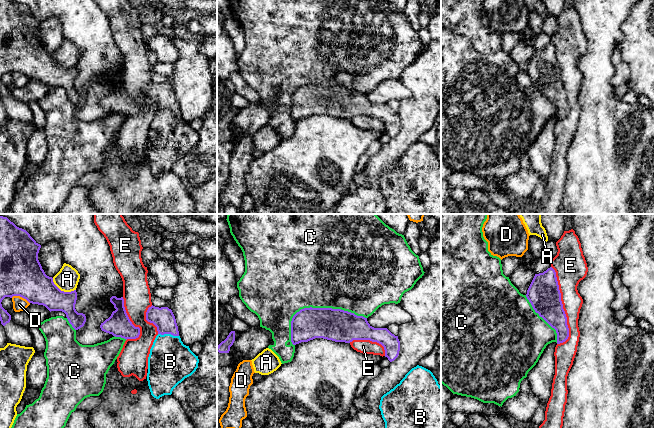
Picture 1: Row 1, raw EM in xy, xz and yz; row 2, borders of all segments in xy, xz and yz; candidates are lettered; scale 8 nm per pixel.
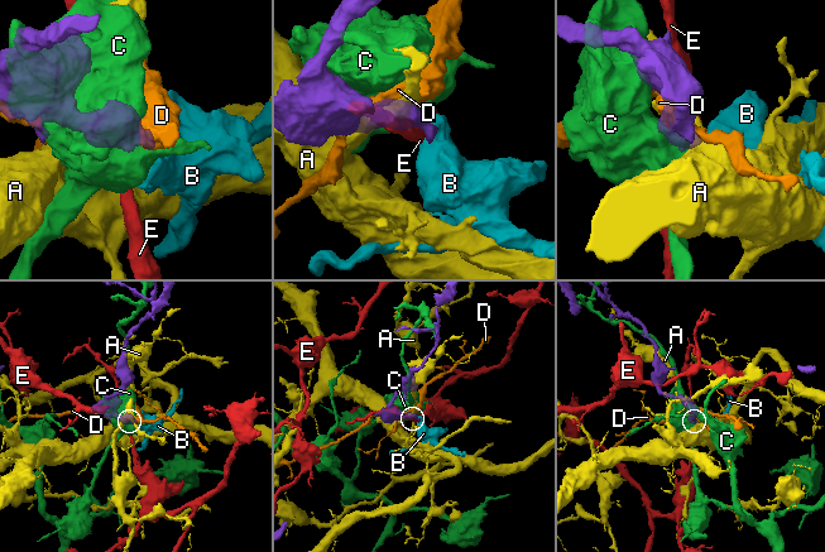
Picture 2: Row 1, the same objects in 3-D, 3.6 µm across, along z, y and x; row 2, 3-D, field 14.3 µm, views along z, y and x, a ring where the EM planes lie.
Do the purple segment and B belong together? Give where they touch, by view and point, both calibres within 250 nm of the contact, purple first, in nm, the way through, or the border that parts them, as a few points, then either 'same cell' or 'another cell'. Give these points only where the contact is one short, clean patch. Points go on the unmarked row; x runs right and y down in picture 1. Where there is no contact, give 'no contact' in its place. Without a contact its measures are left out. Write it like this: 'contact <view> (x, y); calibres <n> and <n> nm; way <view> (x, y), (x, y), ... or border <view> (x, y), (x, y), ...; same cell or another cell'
contact xy (168, 109); calibres 180 and 360 nm; way xy (163, 94), (168, 109), (170, 137); same cell

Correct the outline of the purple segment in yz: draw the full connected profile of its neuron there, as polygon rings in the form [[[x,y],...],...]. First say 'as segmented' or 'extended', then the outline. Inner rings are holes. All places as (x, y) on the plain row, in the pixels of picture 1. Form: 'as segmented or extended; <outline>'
as segmented; [[[552,43],[535,50],[526,73],[535,88],[556,106],[557,120],[565,118],[569,113],[569,104],[556,48]]]

